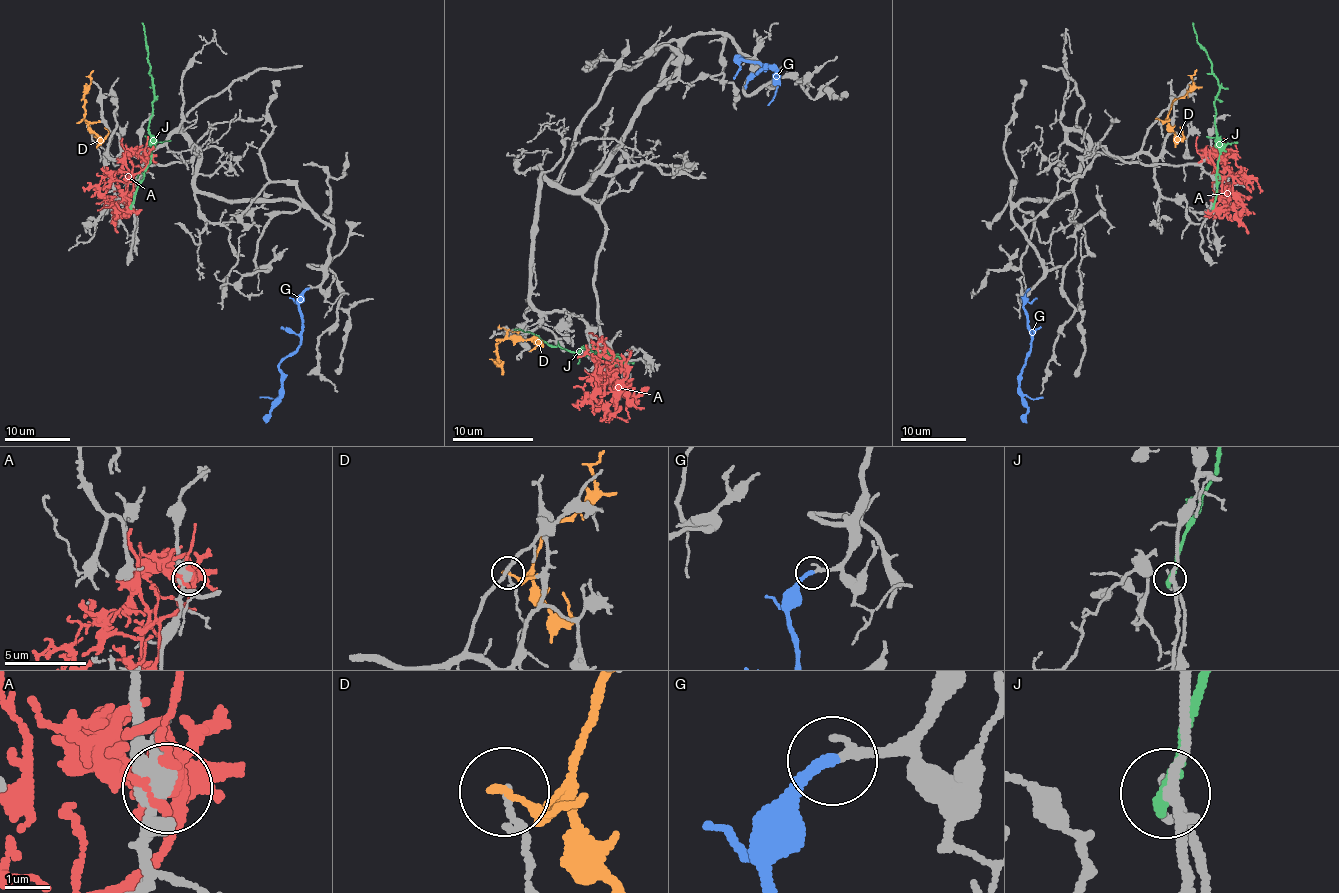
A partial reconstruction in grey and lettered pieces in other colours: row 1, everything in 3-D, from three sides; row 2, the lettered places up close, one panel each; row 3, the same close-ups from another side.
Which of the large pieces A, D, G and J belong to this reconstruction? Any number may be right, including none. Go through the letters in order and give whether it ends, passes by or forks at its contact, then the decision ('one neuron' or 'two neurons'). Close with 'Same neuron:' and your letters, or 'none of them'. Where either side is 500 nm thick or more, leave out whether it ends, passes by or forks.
A: two neurons
D: it passes by; two neurons
G: it ends; one neuron
J: it ends; two neurons
Same neuron: G

